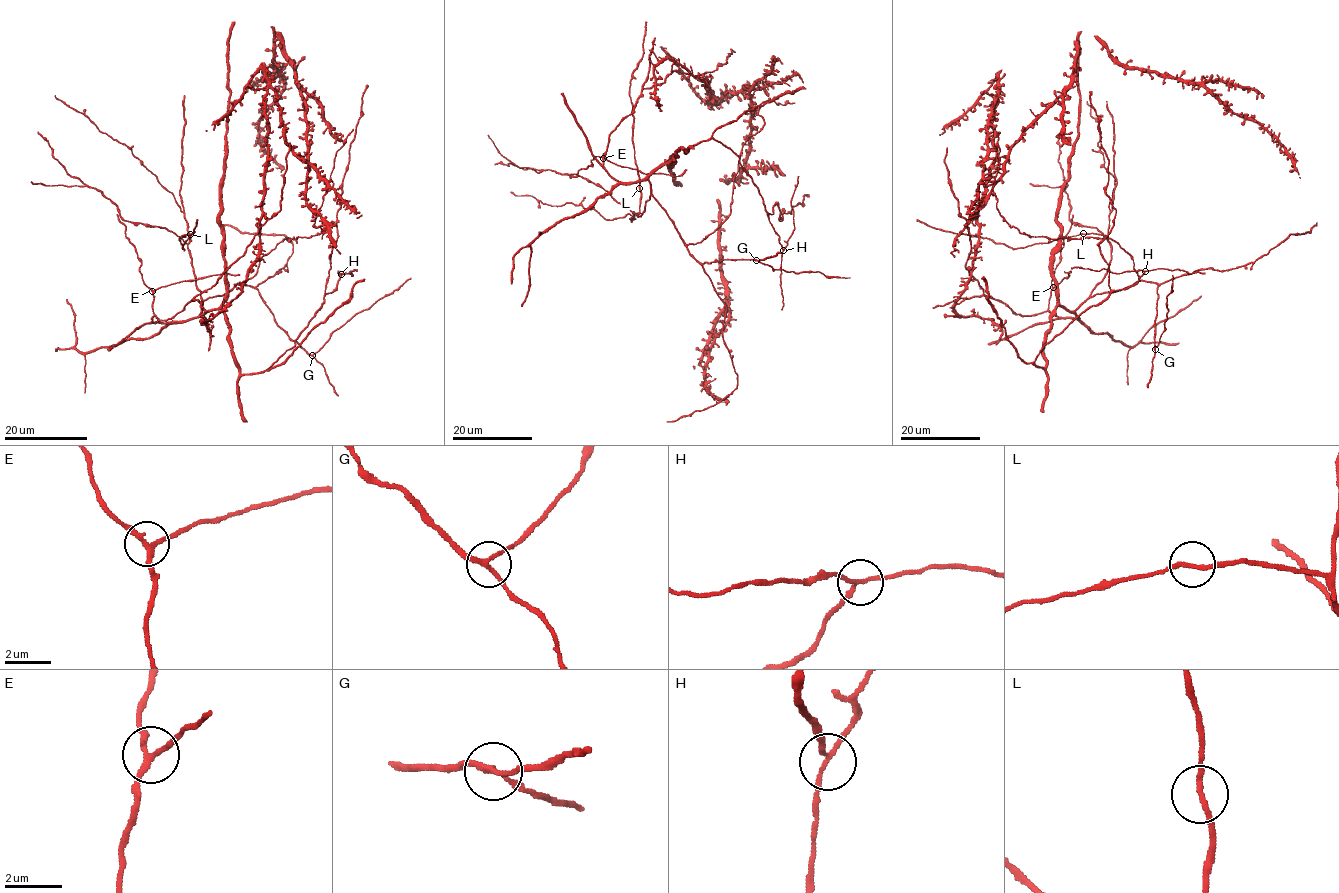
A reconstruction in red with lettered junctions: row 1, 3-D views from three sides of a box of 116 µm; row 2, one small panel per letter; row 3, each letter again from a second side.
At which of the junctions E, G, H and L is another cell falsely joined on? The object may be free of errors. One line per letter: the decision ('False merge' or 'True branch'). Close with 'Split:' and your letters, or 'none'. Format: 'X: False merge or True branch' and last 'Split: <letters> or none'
E: True branch
G: True branch
H: False merge
L: True branch
Split: H

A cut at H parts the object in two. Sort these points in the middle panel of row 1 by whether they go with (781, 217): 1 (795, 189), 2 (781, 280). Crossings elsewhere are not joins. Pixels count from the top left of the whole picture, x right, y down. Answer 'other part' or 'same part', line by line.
1: other part
2: other part

